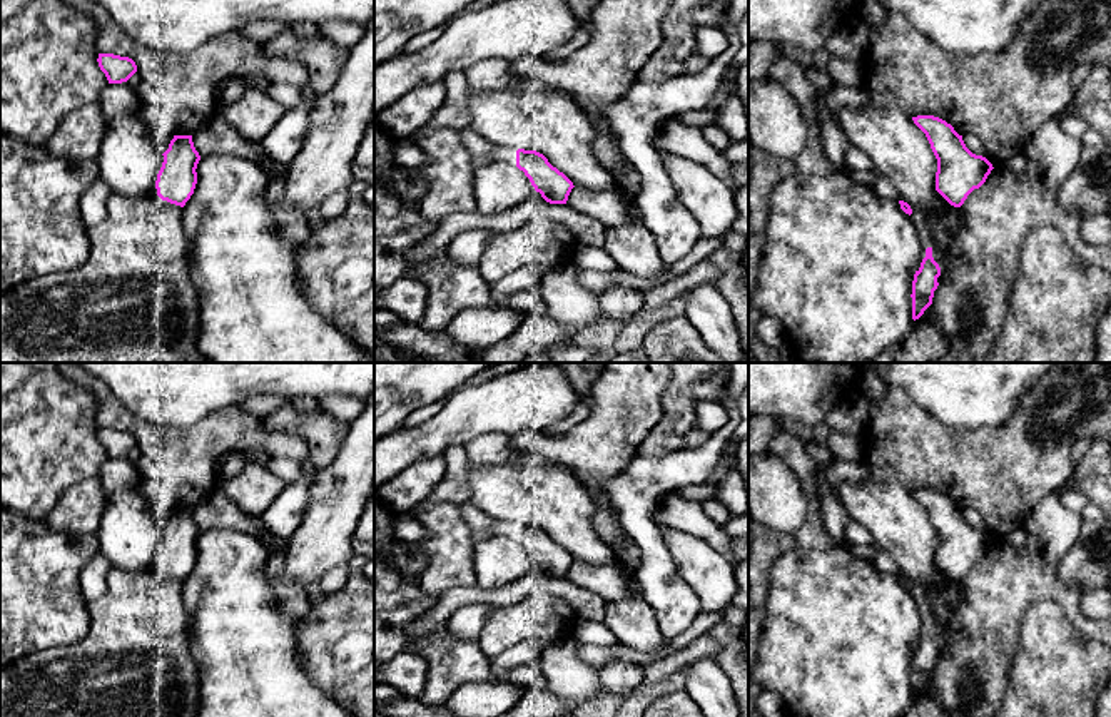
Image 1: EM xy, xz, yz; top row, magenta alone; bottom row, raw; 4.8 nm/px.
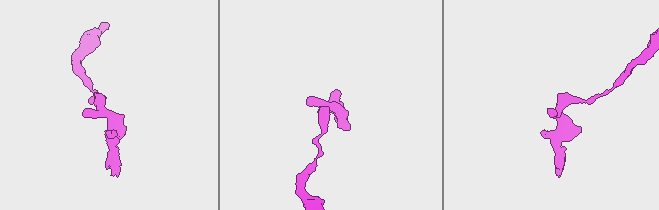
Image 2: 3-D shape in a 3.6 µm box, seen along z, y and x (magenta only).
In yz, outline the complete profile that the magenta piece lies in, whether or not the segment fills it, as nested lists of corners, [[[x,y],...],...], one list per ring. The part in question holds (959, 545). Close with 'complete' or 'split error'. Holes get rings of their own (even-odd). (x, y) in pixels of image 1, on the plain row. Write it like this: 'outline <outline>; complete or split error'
outline [[[934,490],[912,491],[926,508],[937,533],[936,565],[954,582],[961,582],[967,570],[979,563],[992,538],[972,528],[951,498]]]; complete

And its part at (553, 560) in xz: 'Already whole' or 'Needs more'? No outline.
Needs more

